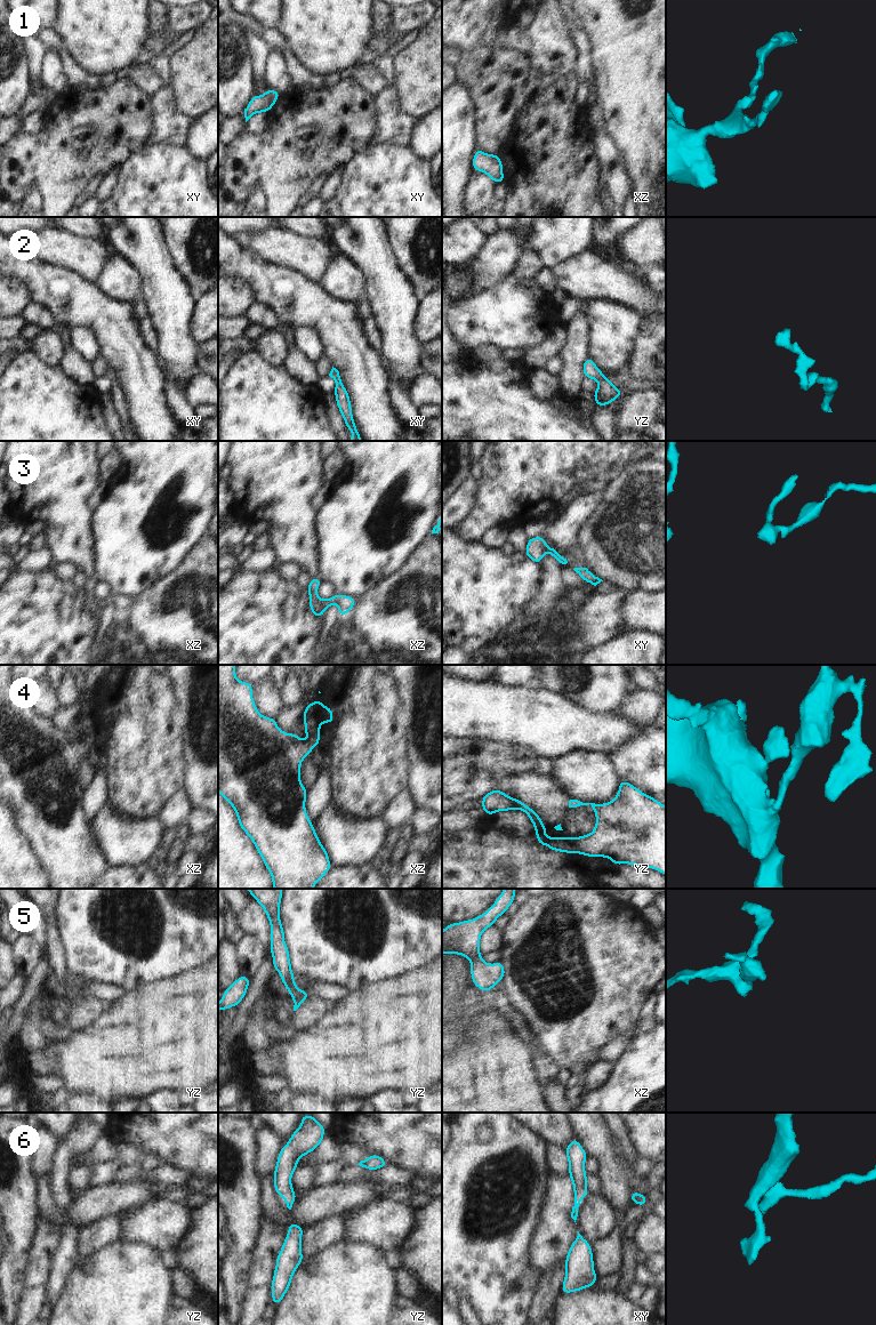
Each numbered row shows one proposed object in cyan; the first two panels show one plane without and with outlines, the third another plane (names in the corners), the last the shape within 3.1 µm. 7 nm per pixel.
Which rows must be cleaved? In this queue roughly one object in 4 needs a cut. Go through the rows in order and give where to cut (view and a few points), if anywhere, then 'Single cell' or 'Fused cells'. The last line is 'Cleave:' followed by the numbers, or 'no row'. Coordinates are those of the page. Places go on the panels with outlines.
1: No split. Single cell
2: No split. Single cell
3: No split. Single cell
4: No split. Single cell
5: No split. Single cell
6: No split. Single cell
Cleave: no row.

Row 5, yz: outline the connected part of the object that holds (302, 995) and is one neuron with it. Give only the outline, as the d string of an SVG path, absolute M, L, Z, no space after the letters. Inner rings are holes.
M246 889L262 906L267 915L271 926L270 950L273 958L273 967L280 974L282 983L294 1001L296 1011L311 995L299 989L295 983L295 974L291 970L289 948L284 942L284 929L280 920L280 904L282 901L282 889Z

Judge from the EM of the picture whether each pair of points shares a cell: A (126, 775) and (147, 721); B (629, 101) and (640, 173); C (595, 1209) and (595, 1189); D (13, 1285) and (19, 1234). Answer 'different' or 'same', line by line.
A: same
B: same
C: different
D: same

